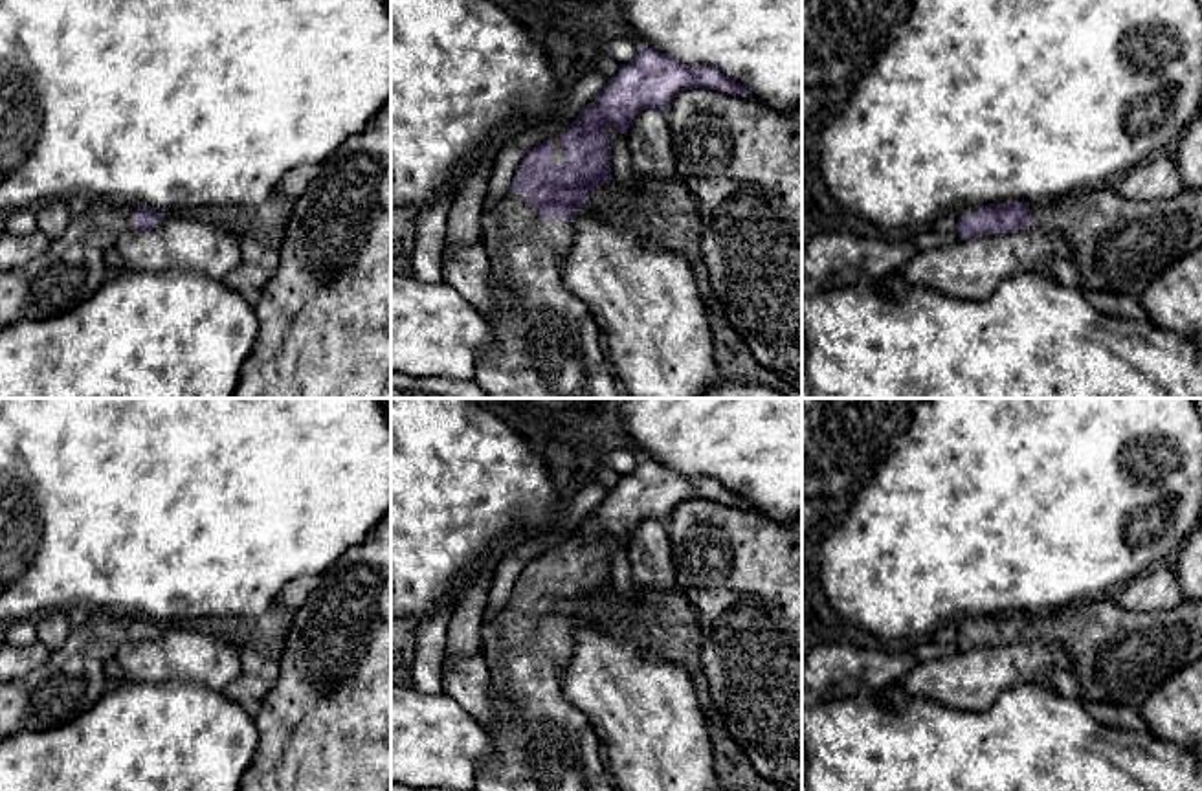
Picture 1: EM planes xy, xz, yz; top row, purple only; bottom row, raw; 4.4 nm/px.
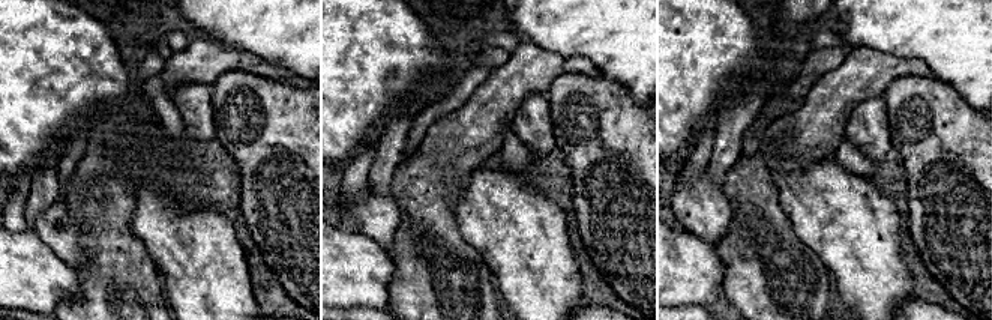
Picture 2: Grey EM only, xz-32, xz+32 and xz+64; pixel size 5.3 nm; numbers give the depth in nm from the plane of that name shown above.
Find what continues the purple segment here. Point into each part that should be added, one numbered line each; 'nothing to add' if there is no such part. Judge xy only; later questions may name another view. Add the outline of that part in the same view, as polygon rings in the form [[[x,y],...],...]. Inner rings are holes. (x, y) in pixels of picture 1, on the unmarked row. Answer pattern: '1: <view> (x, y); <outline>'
1: xy (72, 681); [[[90,607],[88,618],[70,628],[66,642],[18,681],[0,683],[0,740],[18,730],[48,730],[81,718],[108,692],[105,664],[117,648],[134,641],[132,624],[141,618],[116,607]]]

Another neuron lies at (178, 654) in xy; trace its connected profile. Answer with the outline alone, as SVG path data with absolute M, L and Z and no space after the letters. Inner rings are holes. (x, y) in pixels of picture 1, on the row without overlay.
M180 626L163 628L156 639L127 641L114 659L130 683L185 681L224 692L242 674L233 642Z

